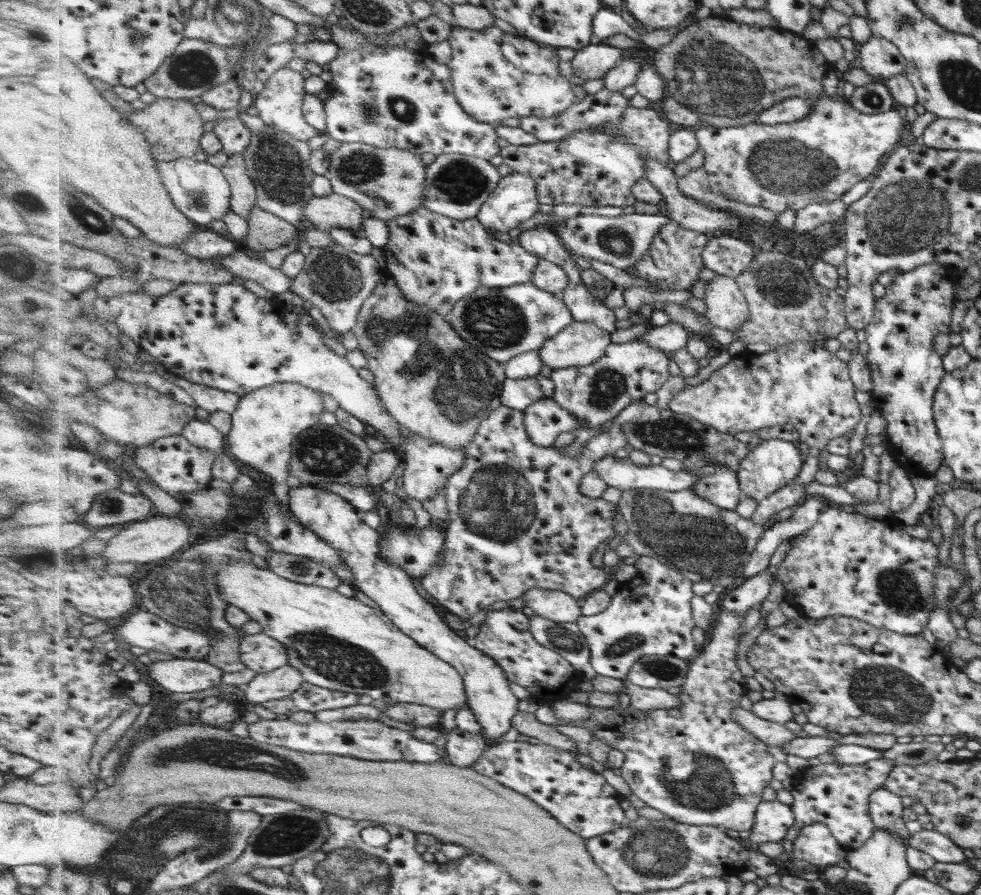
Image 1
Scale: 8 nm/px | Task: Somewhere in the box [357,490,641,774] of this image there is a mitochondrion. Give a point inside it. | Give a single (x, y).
(570, 642)

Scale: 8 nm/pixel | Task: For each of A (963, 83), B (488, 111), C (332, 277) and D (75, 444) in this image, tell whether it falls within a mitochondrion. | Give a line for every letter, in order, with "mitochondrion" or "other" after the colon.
A: mitochondrion
B: other
C: mitochondrion
D: other

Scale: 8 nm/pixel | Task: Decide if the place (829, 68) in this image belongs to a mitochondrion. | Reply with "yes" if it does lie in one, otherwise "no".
no

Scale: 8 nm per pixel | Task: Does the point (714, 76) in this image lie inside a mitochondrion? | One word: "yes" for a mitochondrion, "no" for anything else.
yes

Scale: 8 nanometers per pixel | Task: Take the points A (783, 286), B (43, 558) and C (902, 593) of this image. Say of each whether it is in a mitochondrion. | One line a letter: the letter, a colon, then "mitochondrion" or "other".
A: mitochondrion
B: other
C: mitochondrion

